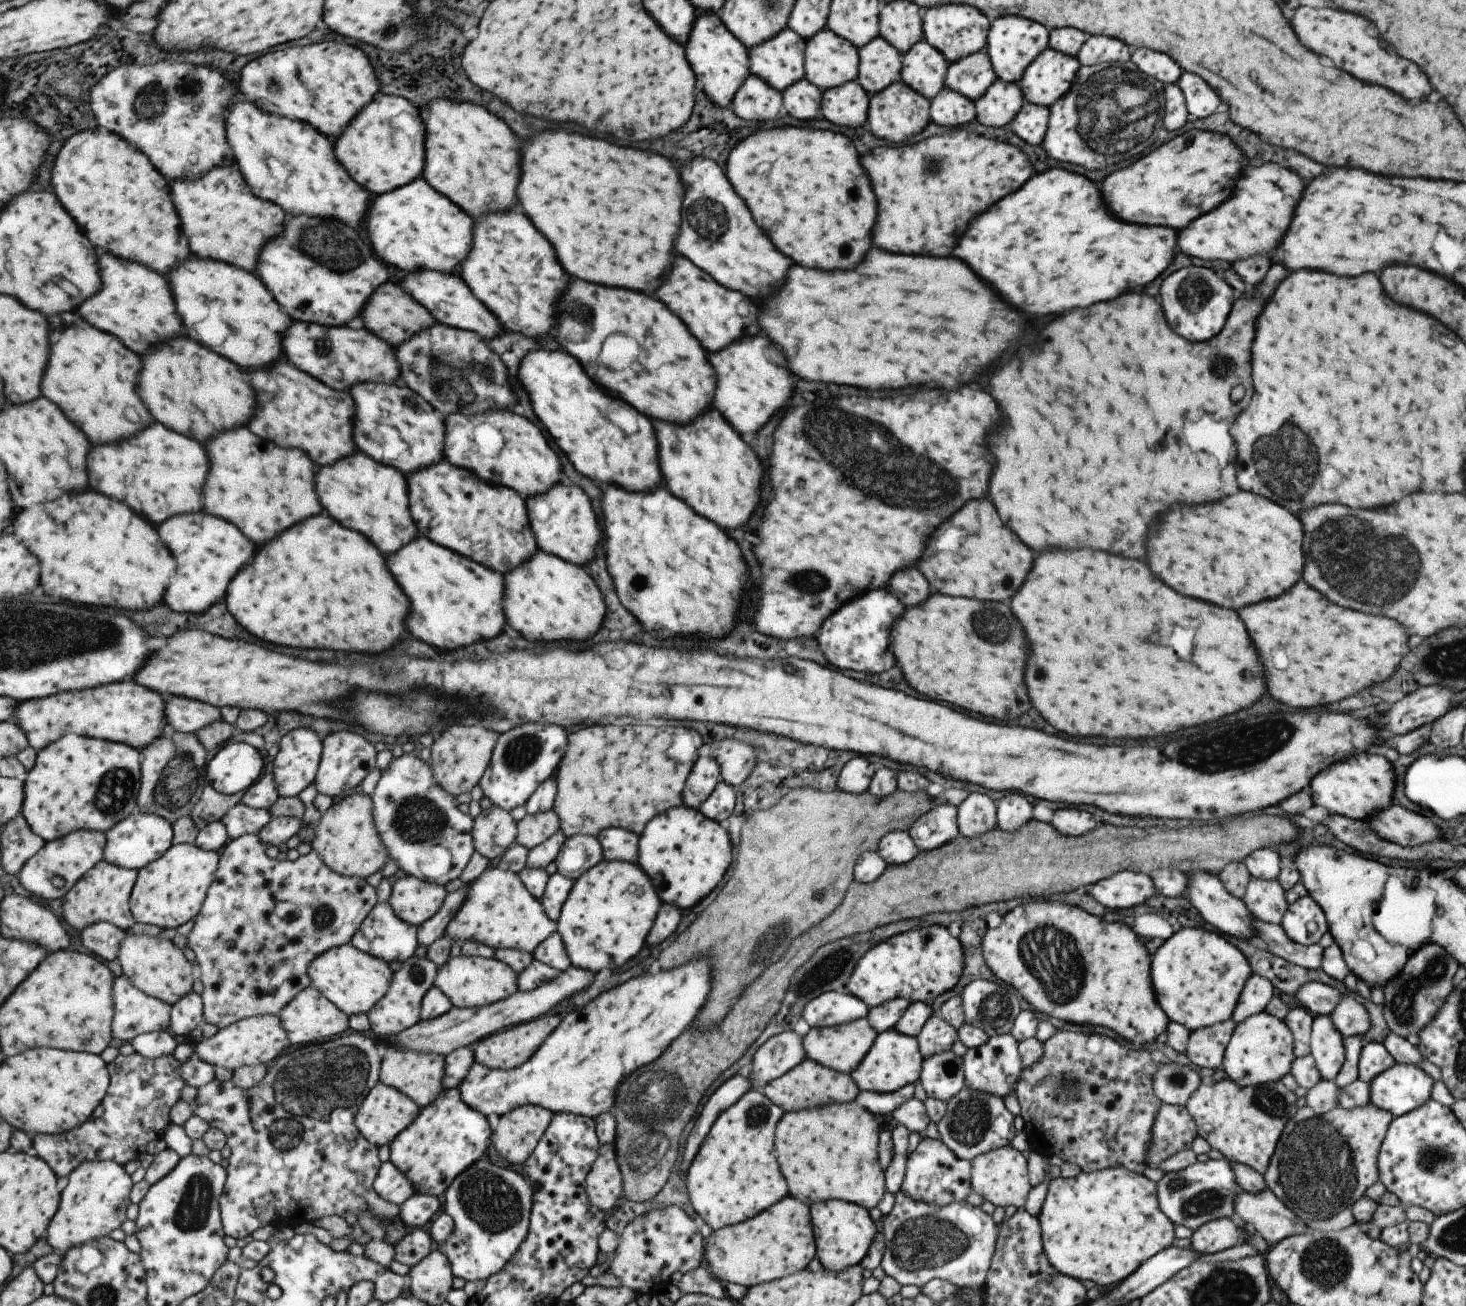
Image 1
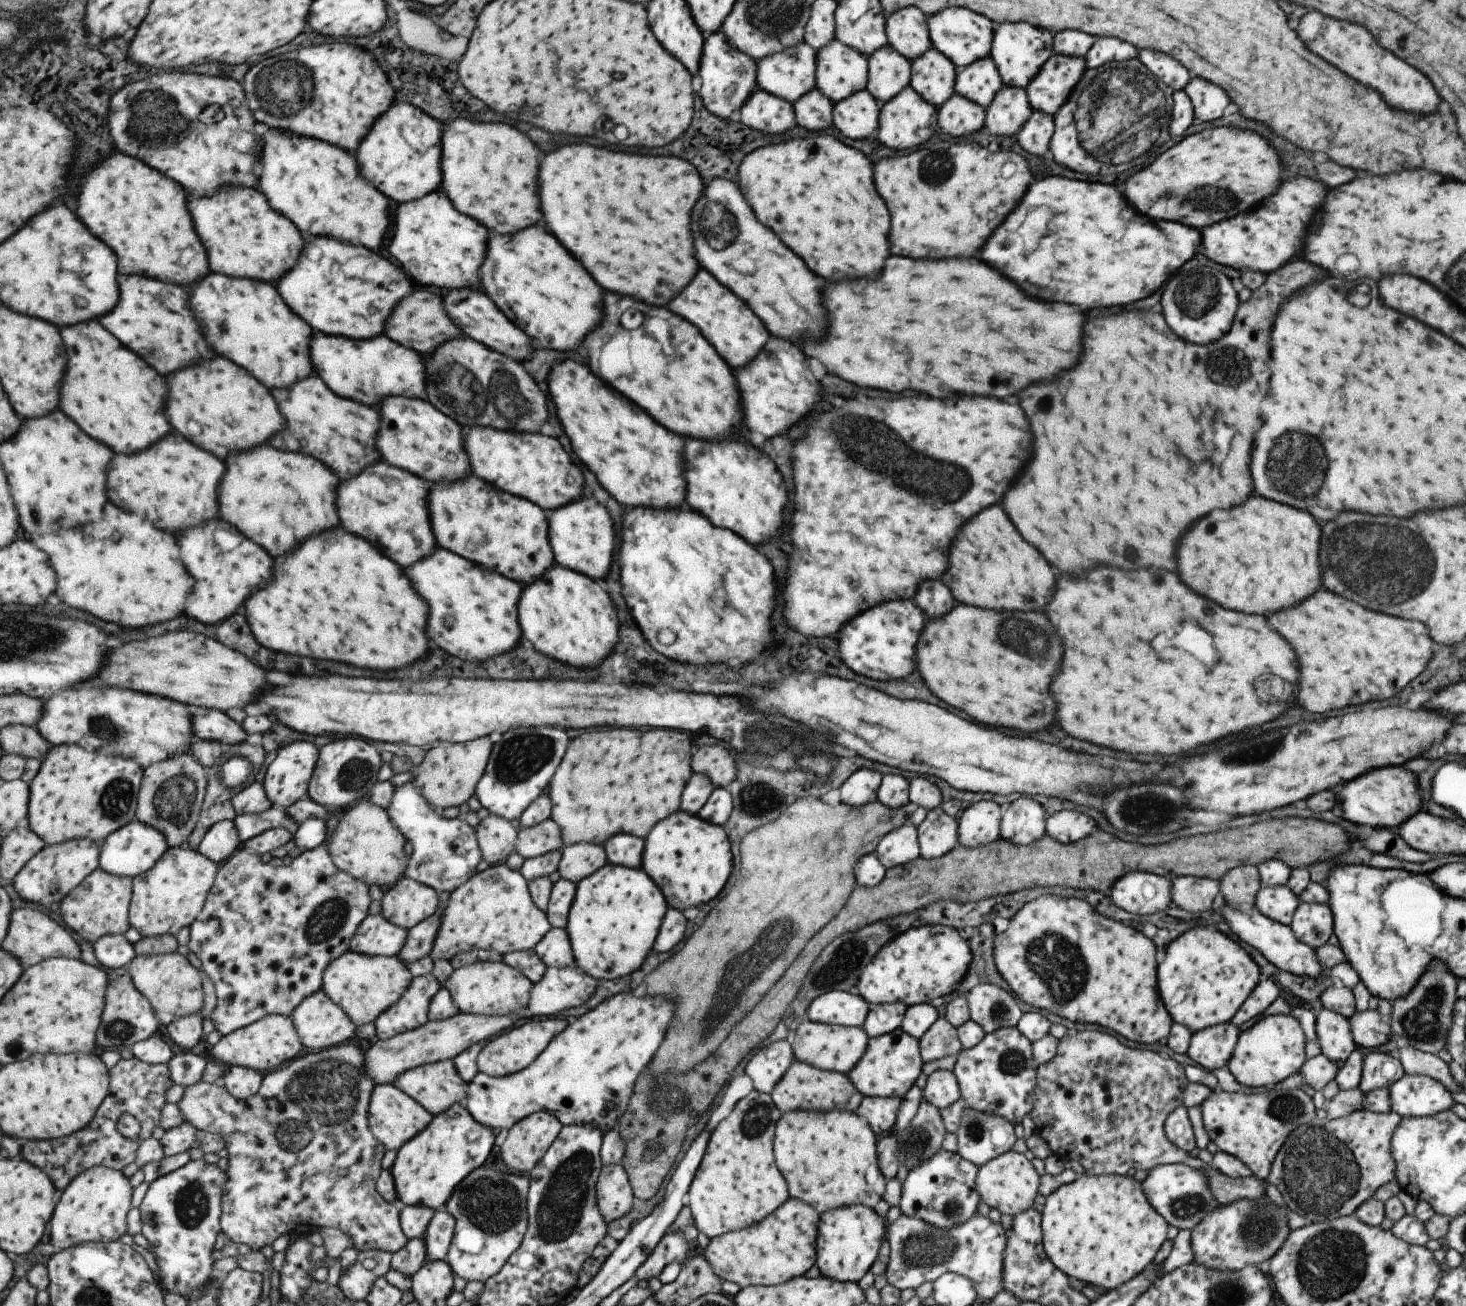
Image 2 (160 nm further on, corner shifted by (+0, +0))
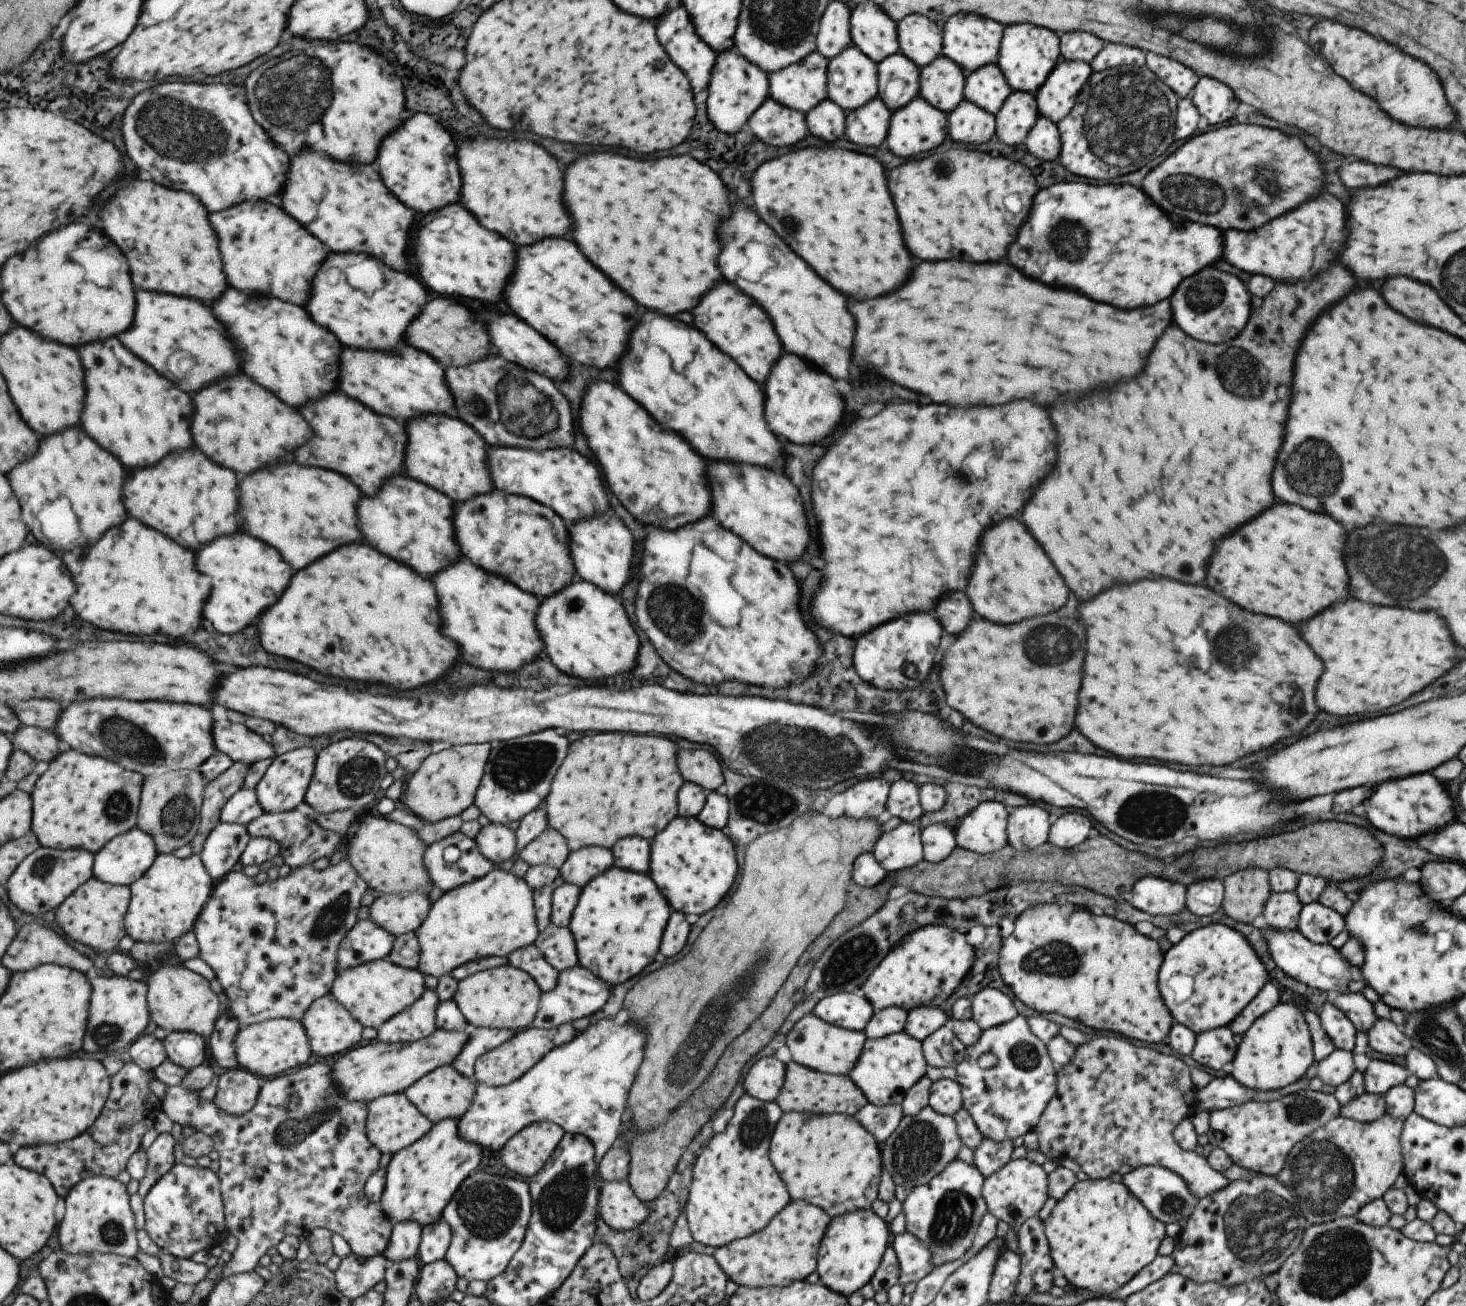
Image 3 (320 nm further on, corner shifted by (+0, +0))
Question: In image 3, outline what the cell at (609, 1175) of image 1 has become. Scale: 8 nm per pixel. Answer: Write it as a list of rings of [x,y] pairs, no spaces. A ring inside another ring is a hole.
[[[628,1181],[601,1183],[597,1214],[615,1232],[635,1229],[648,1217],[648,1209],[633,1194]]]

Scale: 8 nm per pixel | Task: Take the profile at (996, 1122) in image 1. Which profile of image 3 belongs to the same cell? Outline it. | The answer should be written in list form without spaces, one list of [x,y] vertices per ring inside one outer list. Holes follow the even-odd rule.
[[[983,1137],[980,1145],[973,1150],[973,1165],[978,1168],[983,1178],[990,1177],[1010,1161],[1012,1150],[1011,1141],[994,1143]]]

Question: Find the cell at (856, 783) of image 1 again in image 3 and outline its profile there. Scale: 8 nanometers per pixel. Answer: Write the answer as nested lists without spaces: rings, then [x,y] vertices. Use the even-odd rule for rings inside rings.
[[[874,776],[855,780],[853,786],[842,792],[843,815],[851,819],[882,819],[888,788],[884,779]]]

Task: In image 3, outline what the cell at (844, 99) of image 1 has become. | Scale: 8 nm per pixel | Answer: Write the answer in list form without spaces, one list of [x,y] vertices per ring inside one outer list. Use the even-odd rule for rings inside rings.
[[[875,97],[859,109],[846,112],[844,135],[857,146],[879,146],[886,139],[891,115]]]

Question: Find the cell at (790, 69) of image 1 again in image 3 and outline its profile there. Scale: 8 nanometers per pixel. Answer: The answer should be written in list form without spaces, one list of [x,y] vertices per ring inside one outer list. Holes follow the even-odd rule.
[[[815,50],[798,63],[769,73],[769,98],[805,114],[826,98],[827,65],[828,59]]]

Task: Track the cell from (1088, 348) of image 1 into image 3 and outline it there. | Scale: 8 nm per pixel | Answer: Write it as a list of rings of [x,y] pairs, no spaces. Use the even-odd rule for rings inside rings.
[[[1339,260],[1324,273],[1315,274],[1308,281],[1289,281],[1286,283],[1275,281],[1274,289],[1265,295],[1261,307],[1257,310],[1251,310],[1248,321],[1241,332],[1232,339],[1216,345],[1213,343],[1203,344],[1203,342],[1195,342],[1193,338],[1183,334],[1179,328],[1167,328],[1165,334],[1155,342],[1153,354],[1149,354],[1149,358],[1147,358],[1147,366],[1137,378],[1129,378],[1125,382],[1119,382],[1117,388],[1111,390],[1109,394],[1091,394],[1091,396],[1085,396],[1083,400],[1077,400],[1077,402],[1061,400],[1061,402],[1057,402],[1057,406],[1053,404],[1049,408],[1049,418],[1051,418],[1051,422],[1057,430],[1057,438],[1059,438],[1057,440],[1057,462],[1055,462],[1055,468],[1051,470],[1051,474],[1037,486],[1033,498],[1025,504],[1025,510],[1021,512],[1023,514],[1021,520],[1027,526],[1027,530],[1033,534],[1037,544],[1051,558],[1057,572],[1063,576],[1065,584],[1077,596],[1077,600],[1087,602],[1093,596],[1097,596],[1099,592],[1103,592],[1115,584],[1129,584],[1131,580],[1141,580],[1141,578],[1169,578],[1169,580],[1177,580],[1183,584],[1199,584],[1205,578],[1205,568],[1207,568],[1207,562],[1213,554],[1213,542],[1219,540],[1221,536],[1229,534],[1237,526],[1245,524],[1247,520],[1255,518],[1257,514],[1261,514],[1265,508],[1269,508],[1273,504],[1271,472],[1273,472],[1279,448],[1281,448],[1283,424],[1285,424],[1285,418],[1287,418],[1285,414],[1287,414],[1287,406],[1289,406],[1287,404],[1289,392],[1285,392],[1285,388],[1289,390],[1289,384],[1291,384],[1291,368],[1293,368],[1295,352],[1306,334],[1305,328],[1309,328],[1312,325],[1311,322],[1318,318],[1321,312],[1331,307],[1333,302],[1337,302],[1345,294],[1349,294],[1353,288],[1355,288],[1355,278],[1351,276],[1351,272],[1345,266],[1339,264]],[[1211,418],[1217,418],[1215,426],[1213,426],[1213,430],[1215,430],[1213,438],[1209,438]],[[1173,452],[1187,458],[1189,464],[1193,462],[1193,468],[1197,464],[1197,472],[1163,474],[1161,464],[1163,462],[1167,464],[1167,458],[1171,458]]]

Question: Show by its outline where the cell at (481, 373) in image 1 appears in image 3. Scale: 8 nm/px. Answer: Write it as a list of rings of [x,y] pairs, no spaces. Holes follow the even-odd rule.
[[[489,354],[477,361],[477,366],[449,368],[448,385],[457,394],[457,416],[463,422],[469,422],[481,438],[494,447],[513,447],[518,449],[541,451],[547,448],[565,448],[573,444],[573,416],[567,400],[555,388],[555,384],[531,370],[521,370],[521,366],[511,364],[508,360]]]

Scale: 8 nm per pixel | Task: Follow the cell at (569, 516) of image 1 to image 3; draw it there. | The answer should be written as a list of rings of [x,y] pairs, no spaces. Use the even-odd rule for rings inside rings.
[[[611,514],[581,520],[571,530],[570,557],[574,569],[581,580],[593,584],[607,594],[618,594],[629,580],[631,572],[631,558],[633,558],[633,538],[629,530]]]

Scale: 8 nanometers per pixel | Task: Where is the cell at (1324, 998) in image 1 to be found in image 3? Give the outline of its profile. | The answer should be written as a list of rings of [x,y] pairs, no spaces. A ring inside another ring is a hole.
[[[1361,993],[1340,994],[1333,1004],[1353,1023],[1356,1031],[1365,1034],[1376,1021],[1373,1005]]]

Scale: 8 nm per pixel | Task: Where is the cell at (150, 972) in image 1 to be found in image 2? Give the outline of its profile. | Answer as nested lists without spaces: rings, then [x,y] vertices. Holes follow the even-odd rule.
[[[165,953],[163,955],[140,955],[129,963],[129,974],[136,986],[152,1003],[163,1026],[168,1027],[173,1021],[191,1015],[199,1015],[203,1010],[205,992],[203,992],[203,978],[201,970],[195,968],[185,956],[181,954]]]

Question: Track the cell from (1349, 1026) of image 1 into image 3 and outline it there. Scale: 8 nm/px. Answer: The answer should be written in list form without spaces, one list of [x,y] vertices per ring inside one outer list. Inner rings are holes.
[[[1376,1018],[1365,1032],[1367,1045],[1385,1056],[1406,1056],[1412,1048],[1411,1039],[1390,1020]]]

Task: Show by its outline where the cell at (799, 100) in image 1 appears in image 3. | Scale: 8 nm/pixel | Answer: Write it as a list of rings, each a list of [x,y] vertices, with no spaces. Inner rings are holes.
[[[825,98],[808,110],[804,117],[811,136],[817,136],[825,142],[833,142],[844,135],[845,115],[844,110]]]

